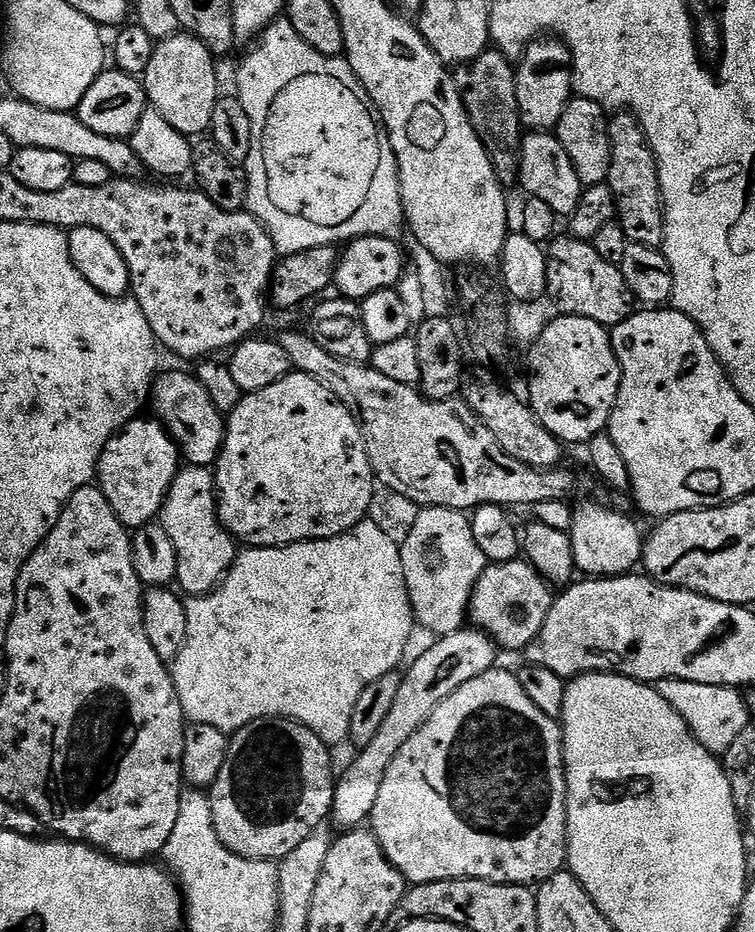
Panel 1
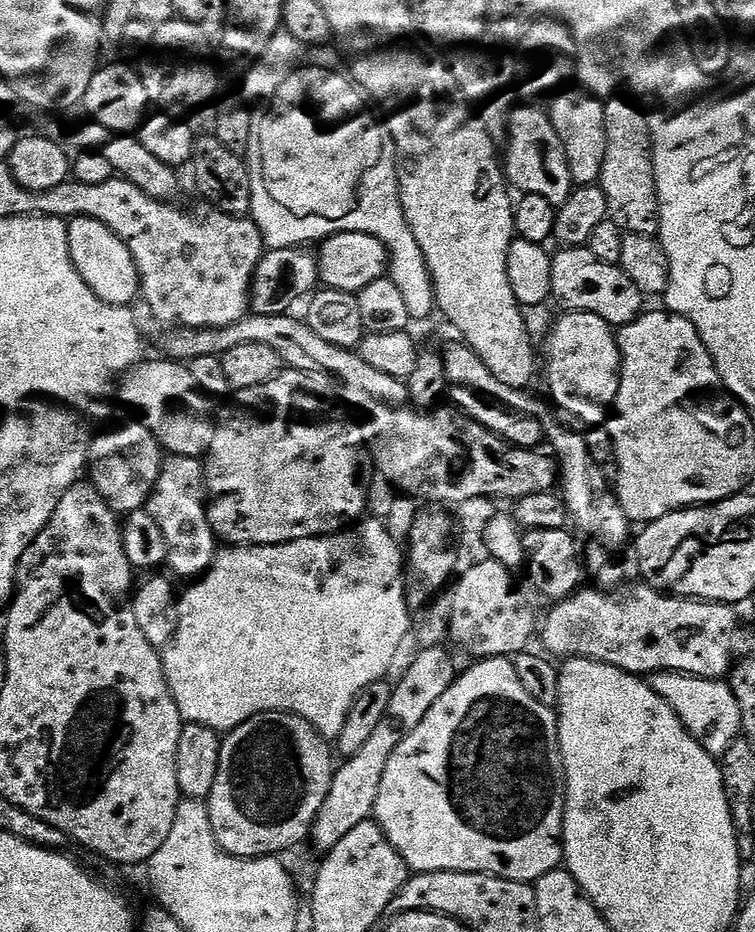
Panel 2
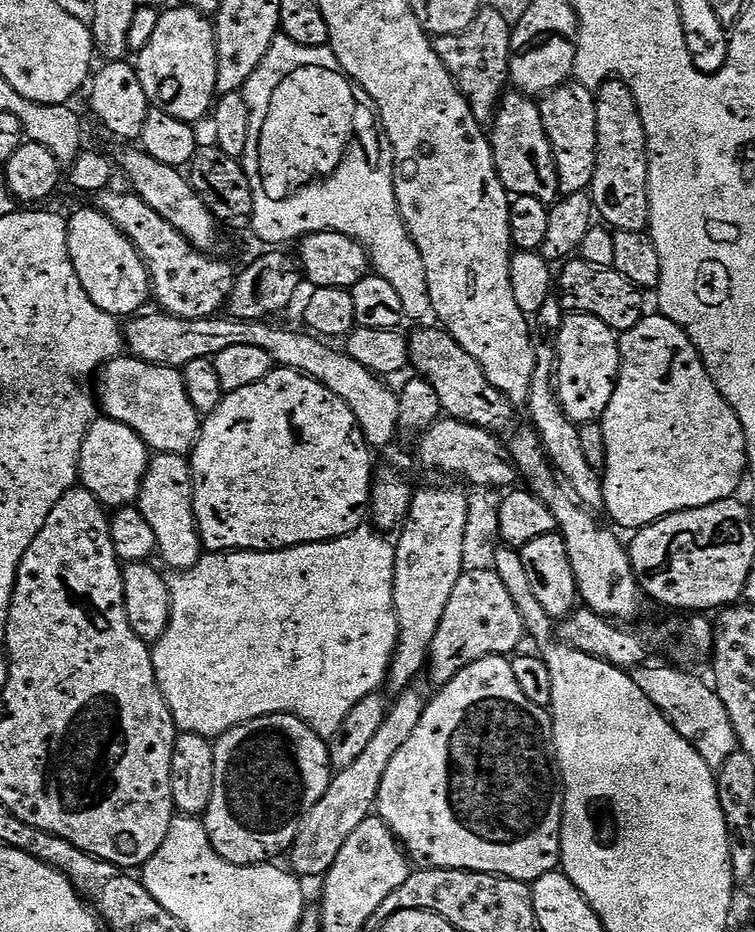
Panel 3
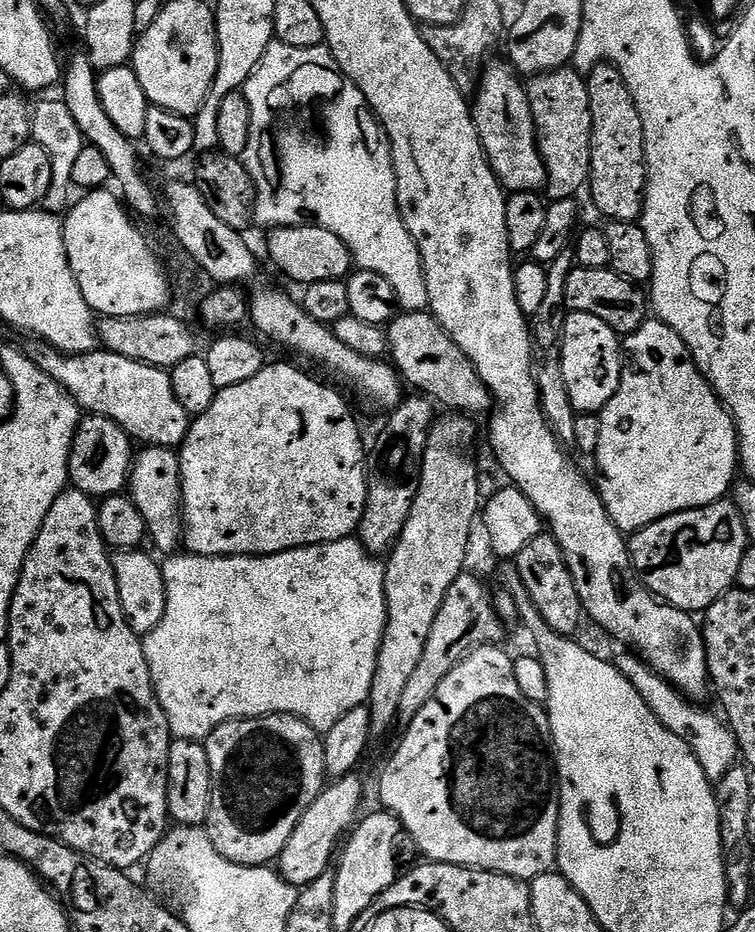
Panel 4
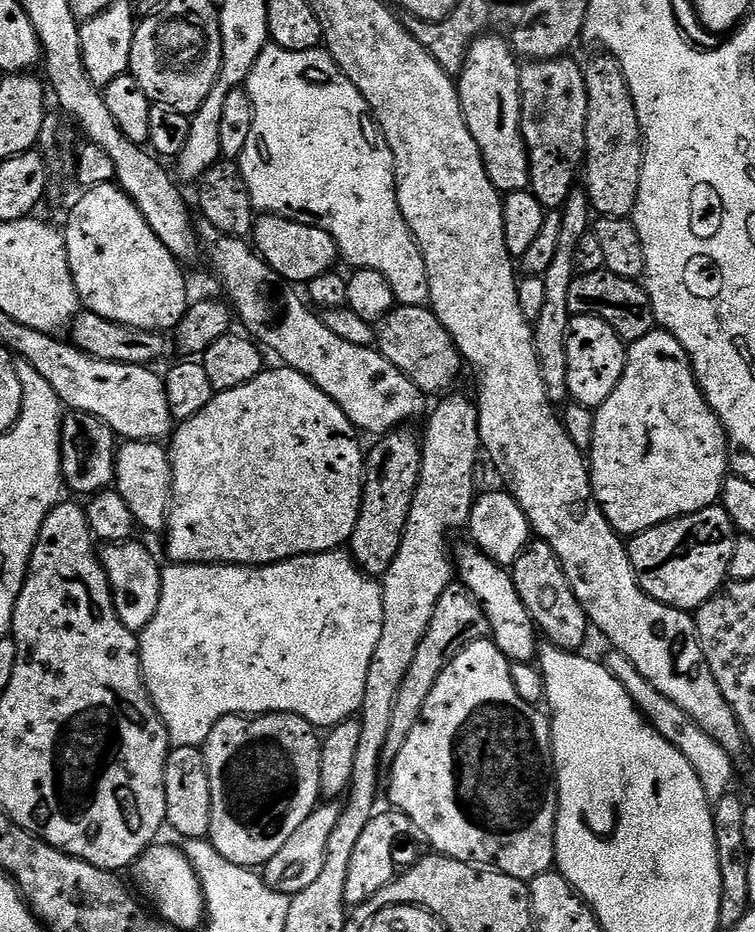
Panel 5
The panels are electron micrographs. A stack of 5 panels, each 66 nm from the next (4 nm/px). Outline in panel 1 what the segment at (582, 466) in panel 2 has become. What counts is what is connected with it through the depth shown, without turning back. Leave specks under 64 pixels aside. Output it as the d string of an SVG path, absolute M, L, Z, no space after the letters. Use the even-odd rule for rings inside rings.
M584 500L572 509L572 529L570 531L574 546L574 562L577 573L588 578L607 578L626 576L632 568L641 563L644 554L645 533L628 516L623 516L616 508L595 504Z

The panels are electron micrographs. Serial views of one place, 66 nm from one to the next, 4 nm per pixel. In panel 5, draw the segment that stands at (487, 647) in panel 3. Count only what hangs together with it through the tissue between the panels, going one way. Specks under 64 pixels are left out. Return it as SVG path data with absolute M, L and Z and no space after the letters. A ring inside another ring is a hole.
M453 582L438 598L438 606L434 606L434 616L430 618L430 626L426 626L426 634L422 642L418 642L418 651L414 654L414 662L410 662L410 670L406 670L406 678L402 678L402 686L398 690L398 698L394 698L394 714L390 721L390 731L386 737L386 746L382 750L382 760L391 766L394 758L398 758L398 750L406 746L406 738L410 738L410 730L418 726L422 710L426 706L426 698L430 698L430 690L434 690L434 682L438 682L438 674L466 646L475 640L485 639L490 633L490 622L480 608L480 603L468 593L467 588L459 582Z

